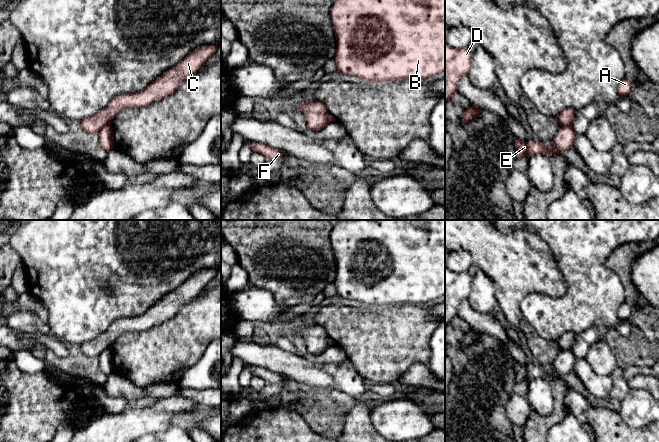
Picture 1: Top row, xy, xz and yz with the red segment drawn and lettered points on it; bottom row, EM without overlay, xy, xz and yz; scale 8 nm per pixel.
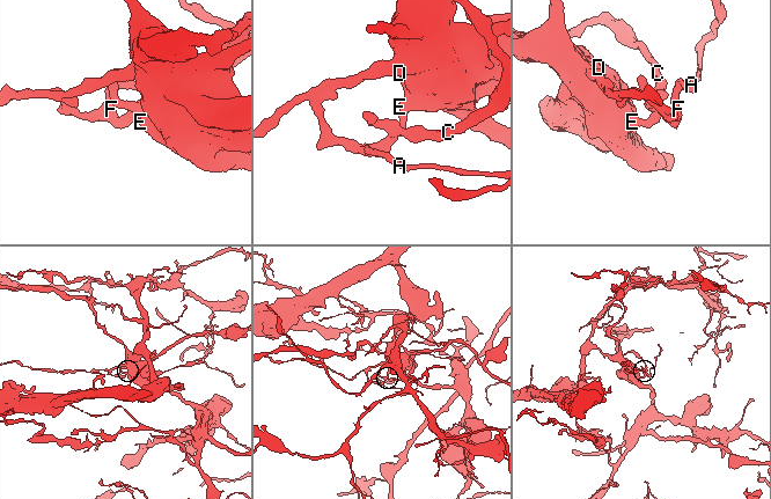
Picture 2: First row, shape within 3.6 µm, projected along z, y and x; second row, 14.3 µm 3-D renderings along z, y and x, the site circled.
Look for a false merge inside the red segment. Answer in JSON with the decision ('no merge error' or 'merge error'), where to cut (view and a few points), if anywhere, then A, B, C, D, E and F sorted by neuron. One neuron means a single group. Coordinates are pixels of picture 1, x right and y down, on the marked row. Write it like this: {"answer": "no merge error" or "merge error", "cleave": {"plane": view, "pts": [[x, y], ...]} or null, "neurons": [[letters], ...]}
{"answer": "merge error", "cleave": {"plane": "xy", "pts": [[109, 123], [97, 133]]}, "neurons": [["A", "C", "F"], ["B", "D", "E"]]}

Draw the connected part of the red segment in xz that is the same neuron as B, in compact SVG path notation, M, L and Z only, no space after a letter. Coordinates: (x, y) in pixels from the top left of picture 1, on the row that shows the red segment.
M336 0L330 16L337 40L337 71L370 83L419 80L445 72L445 0Z

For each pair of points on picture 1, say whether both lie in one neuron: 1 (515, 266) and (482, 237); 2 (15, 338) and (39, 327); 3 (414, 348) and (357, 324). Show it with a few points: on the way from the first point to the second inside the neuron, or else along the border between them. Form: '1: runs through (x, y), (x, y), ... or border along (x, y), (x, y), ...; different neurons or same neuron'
1: runs through (507, 260), (490, 245); same neuron
2: border along (10, 327), (18, 333), (33, 333); different neurons
3: runs through (400, 341), (375, 341), (371, 338); same neuron

